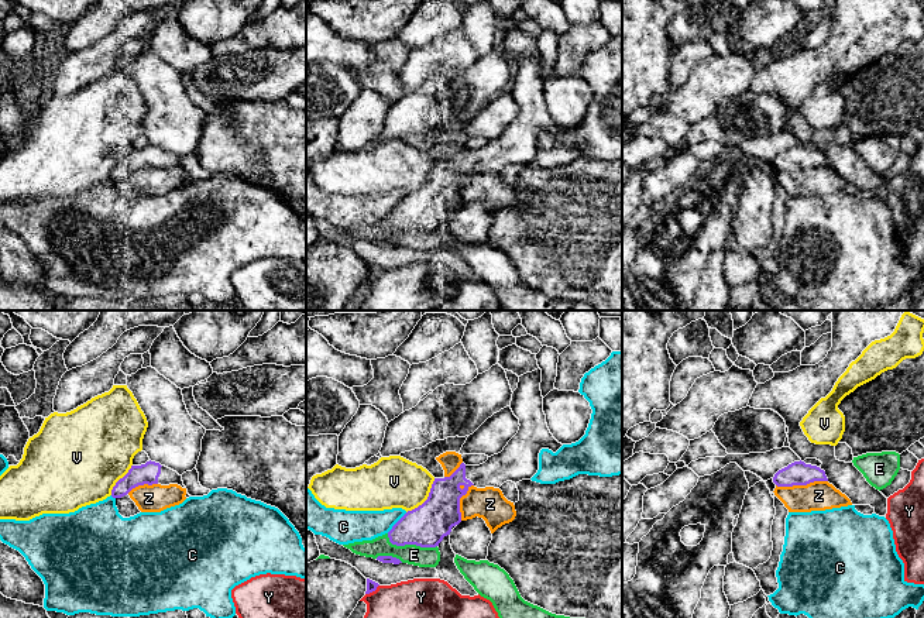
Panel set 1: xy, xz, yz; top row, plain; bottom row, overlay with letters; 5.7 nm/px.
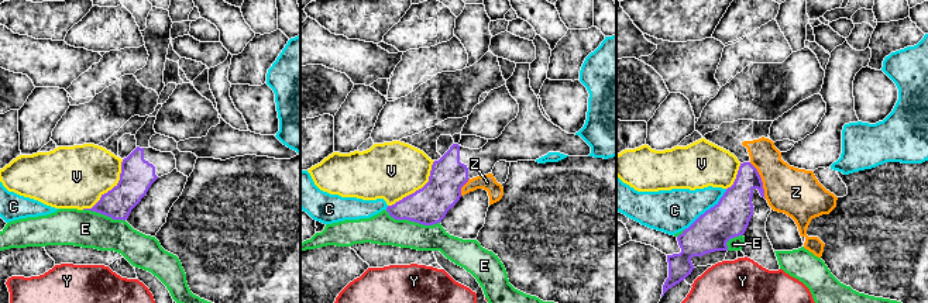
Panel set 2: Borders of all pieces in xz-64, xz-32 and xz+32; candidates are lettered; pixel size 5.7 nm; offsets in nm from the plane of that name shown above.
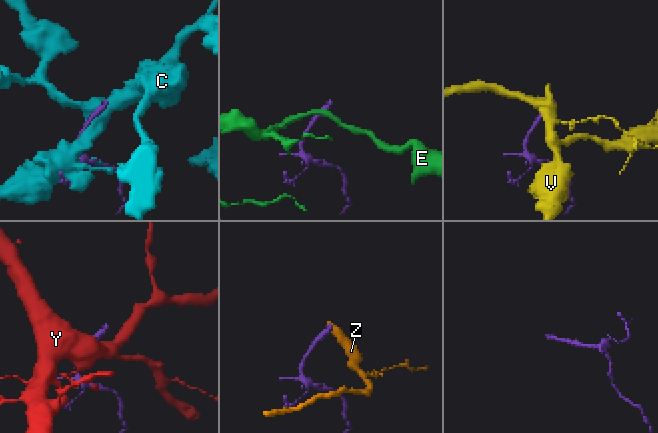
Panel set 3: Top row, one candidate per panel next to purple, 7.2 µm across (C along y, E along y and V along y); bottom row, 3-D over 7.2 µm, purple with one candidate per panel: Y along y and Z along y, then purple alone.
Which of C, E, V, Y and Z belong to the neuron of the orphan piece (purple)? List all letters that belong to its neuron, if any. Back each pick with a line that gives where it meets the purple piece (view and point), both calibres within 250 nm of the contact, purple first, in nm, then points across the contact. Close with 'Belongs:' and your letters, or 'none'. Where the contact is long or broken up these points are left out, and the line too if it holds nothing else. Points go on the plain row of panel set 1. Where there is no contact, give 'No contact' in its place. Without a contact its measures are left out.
Belongs: none

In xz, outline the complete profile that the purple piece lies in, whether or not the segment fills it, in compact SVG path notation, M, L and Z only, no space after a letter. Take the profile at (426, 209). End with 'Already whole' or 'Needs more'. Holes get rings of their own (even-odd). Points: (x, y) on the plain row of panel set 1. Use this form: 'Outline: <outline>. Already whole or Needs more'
Outline: M537 52L519 61L518 72L512 78L511 93L519 103L518 117L508 126L504 134L488 141L480 150L464 147L450 159L434 162L427 183L418 192L408 195L388 216L389 226L396 230L416 229L420 231L436 231L451 212L461 206L460 182L467 178L471 169L477 172L499 172L504 166L519 166L530 164L539 154L539 137L549 133L556 137L563 128L550 117L543 96L543 80L540 75L542 54Z. Needs more

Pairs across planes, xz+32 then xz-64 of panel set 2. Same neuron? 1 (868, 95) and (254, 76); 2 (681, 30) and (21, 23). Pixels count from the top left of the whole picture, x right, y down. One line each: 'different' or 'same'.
1: different
2: same

